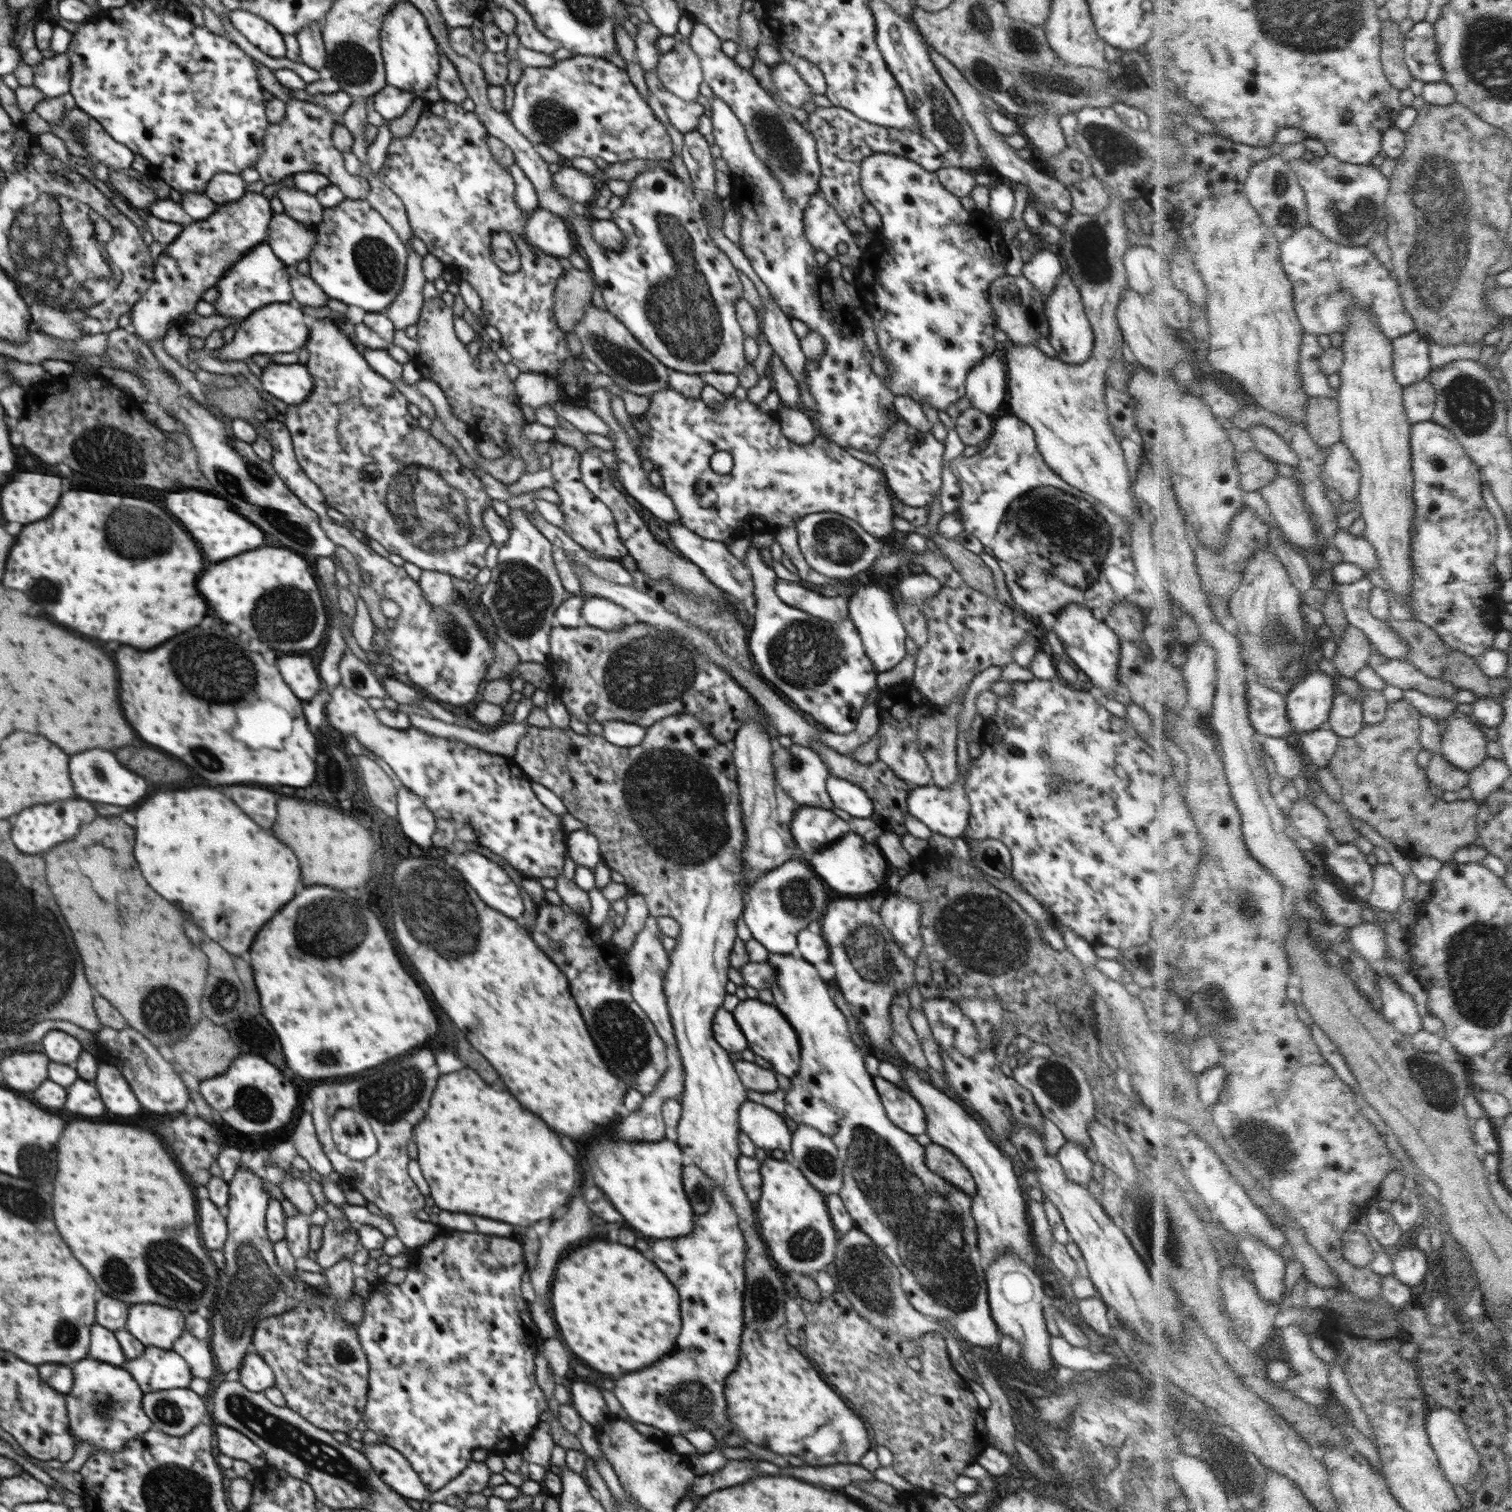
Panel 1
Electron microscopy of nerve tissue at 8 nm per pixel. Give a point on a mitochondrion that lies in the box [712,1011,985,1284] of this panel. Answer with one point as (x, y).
(884, 1177)

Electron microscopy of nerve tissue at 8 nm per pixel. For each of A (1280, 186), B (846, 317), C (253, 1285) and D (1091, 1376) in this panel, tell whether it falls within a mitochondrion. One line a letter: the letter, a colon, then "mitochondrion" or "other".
A: mitochondrion
B: other
C: mitochondrion
D: other

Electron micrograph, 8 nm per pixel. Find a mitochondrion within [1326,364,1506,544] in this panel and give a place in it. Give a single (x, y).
(1468, 404)

